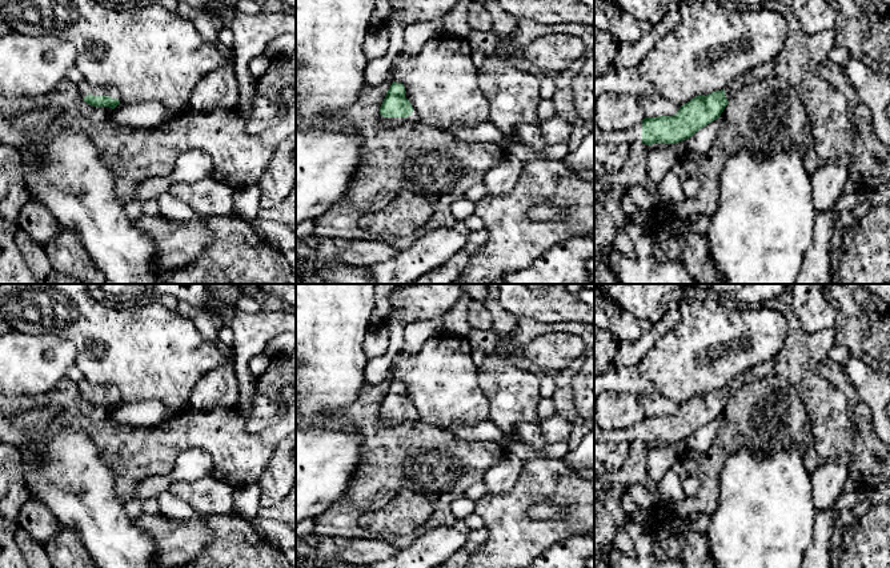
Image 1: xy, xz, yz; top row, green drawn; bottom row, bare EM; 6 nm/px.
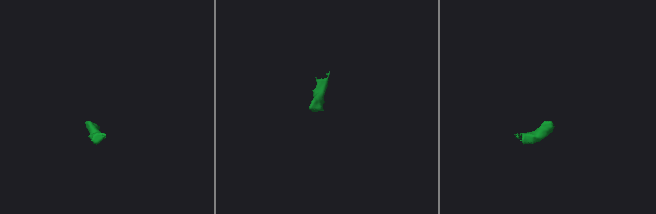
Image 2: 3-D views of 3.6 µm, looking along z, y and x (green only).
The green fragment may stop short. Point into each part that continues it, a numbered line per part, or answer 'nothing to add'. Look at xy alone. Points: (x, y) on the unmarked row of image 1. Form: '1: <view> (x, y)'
1: xy (84, 386)

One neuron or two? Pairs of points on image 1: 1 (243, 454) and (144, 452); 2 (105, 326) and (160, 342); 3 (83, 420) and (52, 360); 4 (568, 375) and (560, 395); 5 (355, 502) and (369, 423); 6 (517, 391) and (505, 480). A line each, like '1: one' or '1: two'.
1: one
2: one
3: two
4: one
5: one
6: two

